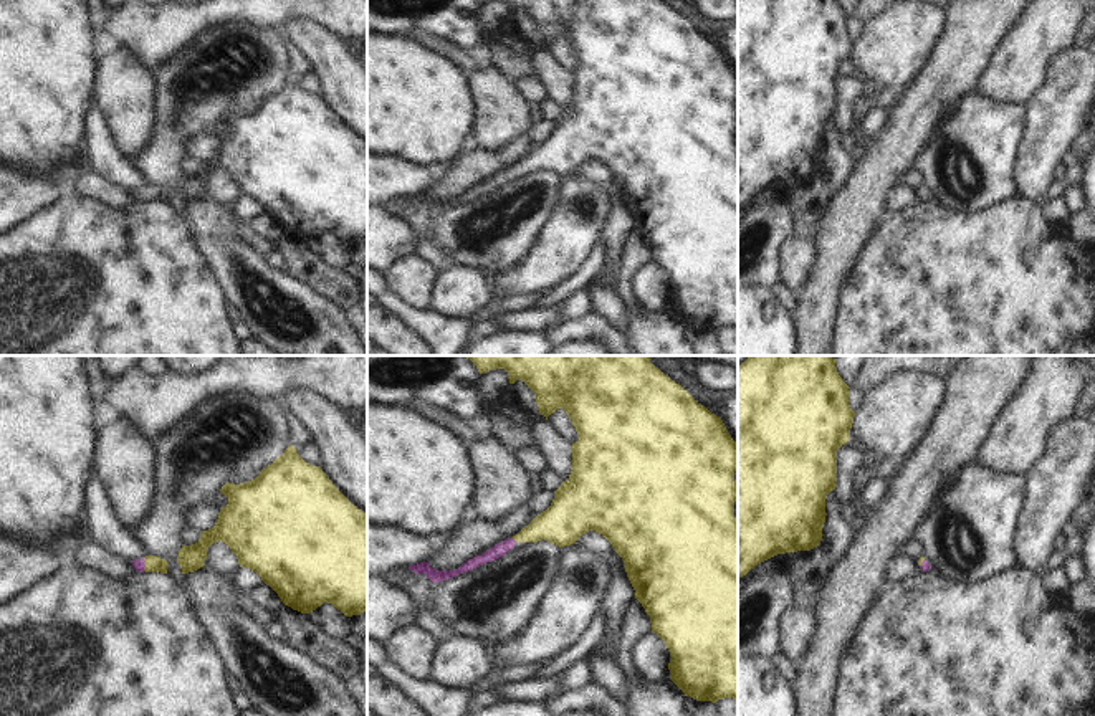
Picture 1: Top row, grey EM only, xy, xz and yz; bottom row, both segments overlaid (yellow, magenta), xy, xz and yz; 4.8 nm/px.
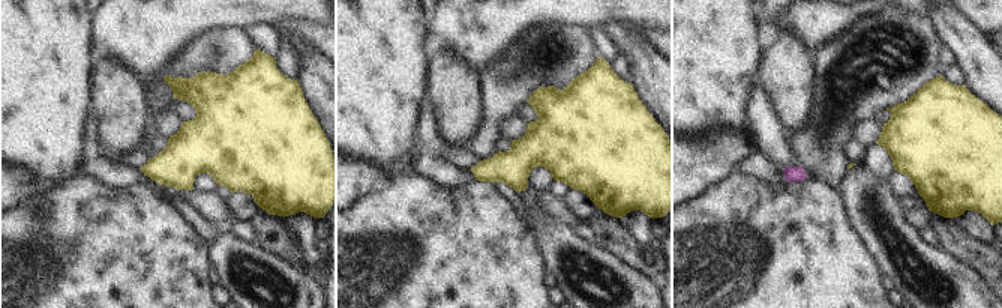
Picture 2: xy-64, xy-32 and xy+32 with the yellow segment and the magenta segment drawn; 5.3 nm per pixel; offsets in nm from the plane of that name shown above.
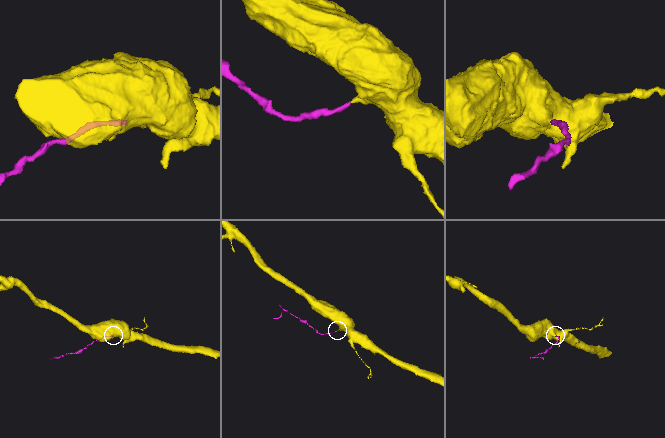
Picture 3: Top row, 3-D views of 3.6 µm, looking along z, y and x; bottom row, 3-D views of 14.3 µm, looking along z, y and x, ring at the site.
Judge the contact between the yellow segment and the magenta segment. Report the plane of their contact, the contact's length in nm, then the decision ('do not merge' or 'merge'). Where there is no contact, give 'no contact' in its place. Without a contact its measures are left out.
xz | 40 nm | merge

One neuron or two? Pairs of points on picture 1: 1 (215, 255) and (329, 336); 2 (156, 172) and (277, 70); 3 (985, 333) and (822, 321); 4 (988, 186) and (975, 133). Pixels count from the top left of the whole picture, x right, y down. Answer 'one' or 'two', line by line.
1: one
2: one
3: two
4: one

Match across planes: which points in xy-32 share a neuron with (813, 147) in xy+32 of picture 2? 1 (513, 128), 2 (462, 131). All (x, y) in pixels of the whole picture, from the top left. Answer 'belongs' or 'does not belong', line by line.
1: does not belong
2: does not belong

